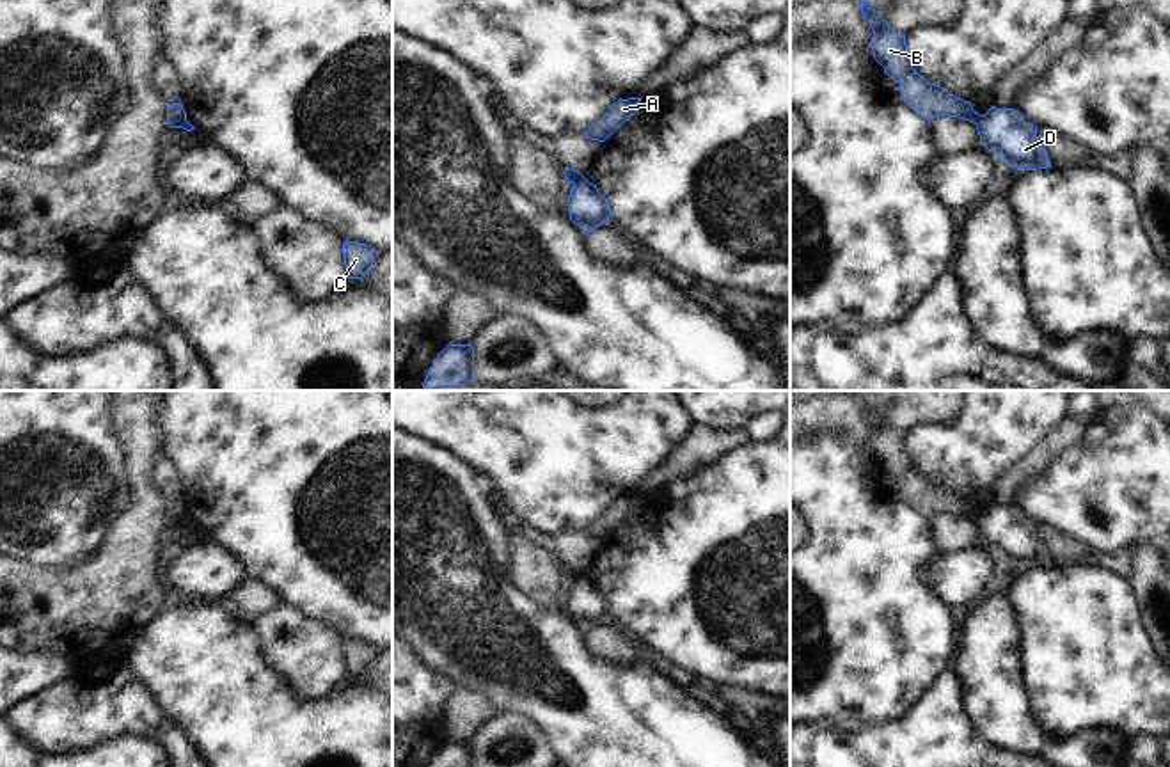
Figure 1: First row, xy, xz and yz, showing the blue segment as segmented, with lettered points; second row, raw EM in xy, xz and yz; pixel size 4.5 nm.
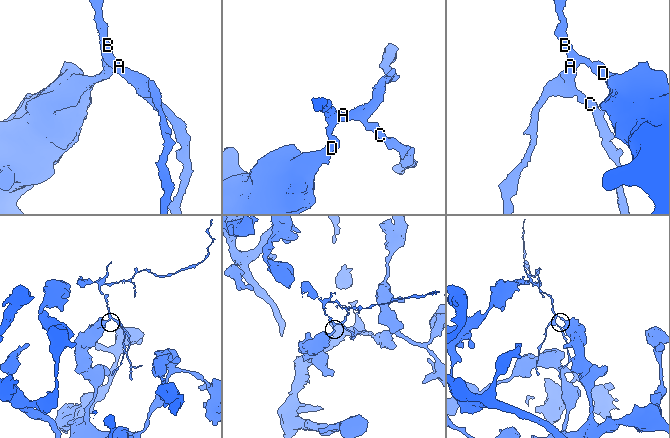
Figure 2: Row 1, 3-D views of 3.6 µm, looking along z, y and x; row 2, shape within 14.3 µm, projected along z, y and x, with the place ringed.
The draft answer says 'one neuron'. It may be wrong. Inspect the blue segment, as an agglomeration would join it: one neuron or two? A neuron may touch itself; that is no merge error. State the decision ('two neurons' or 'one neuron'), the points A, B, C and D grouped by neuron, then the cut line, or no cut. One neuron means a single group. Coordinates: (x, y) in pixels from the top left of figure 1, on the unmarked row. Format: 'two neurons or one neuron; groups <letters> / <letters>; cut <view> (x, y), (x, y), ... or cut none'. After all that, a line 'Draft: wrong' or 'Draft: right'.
two neurons; groups A B C / D; cut xz (584, 576), (574, 581)
Draft: wrong

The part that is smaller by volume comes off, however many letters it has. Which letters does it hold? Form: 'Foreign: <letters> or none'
Foreign: A, B, C

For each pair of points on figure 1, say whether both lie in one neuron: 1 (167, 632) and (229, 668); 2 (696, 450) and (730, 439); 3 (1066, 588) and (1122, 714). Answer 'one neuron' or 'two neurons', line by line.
1: one neuron
2: one neuron
3: one neuron

